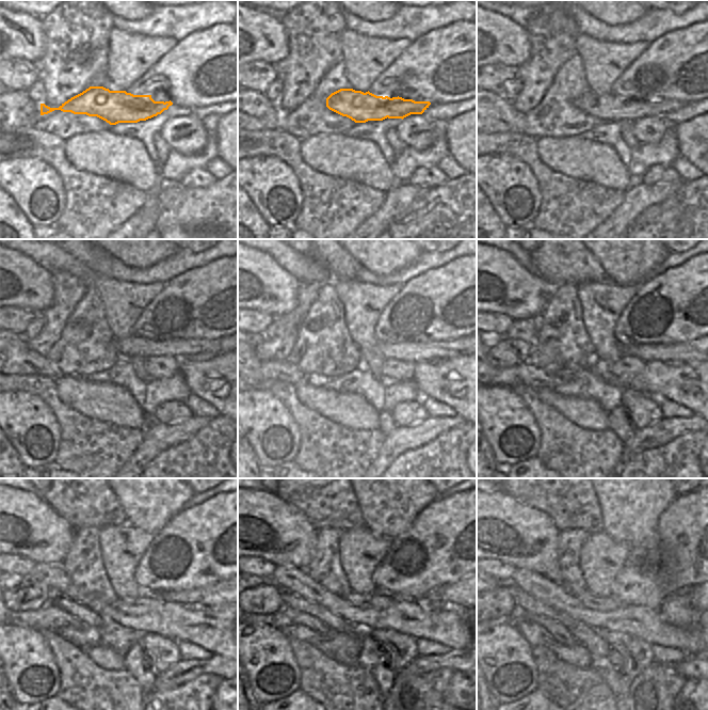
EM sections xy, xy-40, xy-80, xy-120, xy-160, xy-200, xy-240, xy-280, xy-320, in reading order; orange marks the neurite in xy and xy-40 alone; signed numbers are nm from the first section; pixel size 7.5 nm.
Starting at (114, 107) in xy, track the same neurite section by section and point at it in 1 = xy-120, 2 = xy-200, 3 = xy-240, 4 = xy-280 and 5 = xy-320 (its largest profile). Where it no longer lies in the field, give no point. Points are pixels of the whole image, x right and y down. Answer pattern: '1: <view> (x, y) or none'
1: xy-120 (134, 345)
2: xy-200 (690, 351)
3: xy-240 (215, 594)
4: xy-280 (454, 594)
5: xy-320 (693, 592)

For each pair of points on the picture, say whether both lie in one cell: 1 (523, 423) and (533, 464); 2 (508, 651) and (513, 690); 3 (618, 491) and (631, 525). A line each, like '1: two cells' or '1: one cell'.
1: two cells
2: one cell
3: one cell

